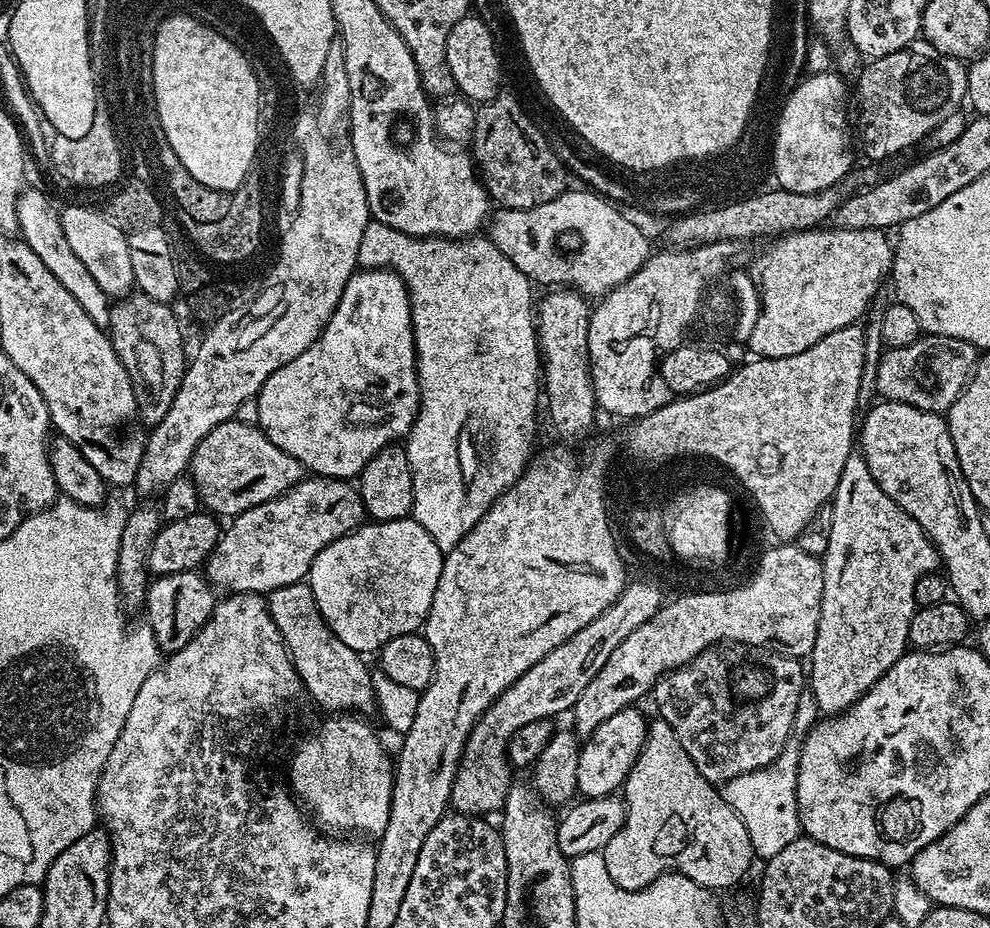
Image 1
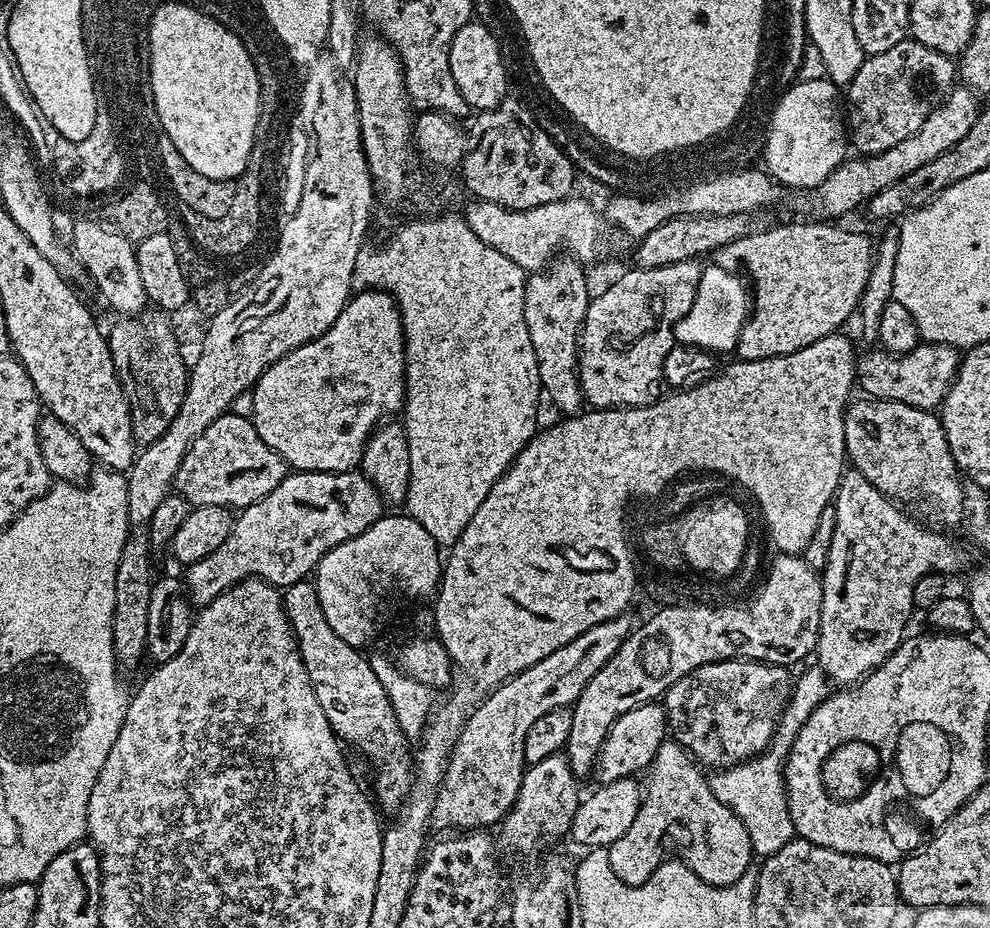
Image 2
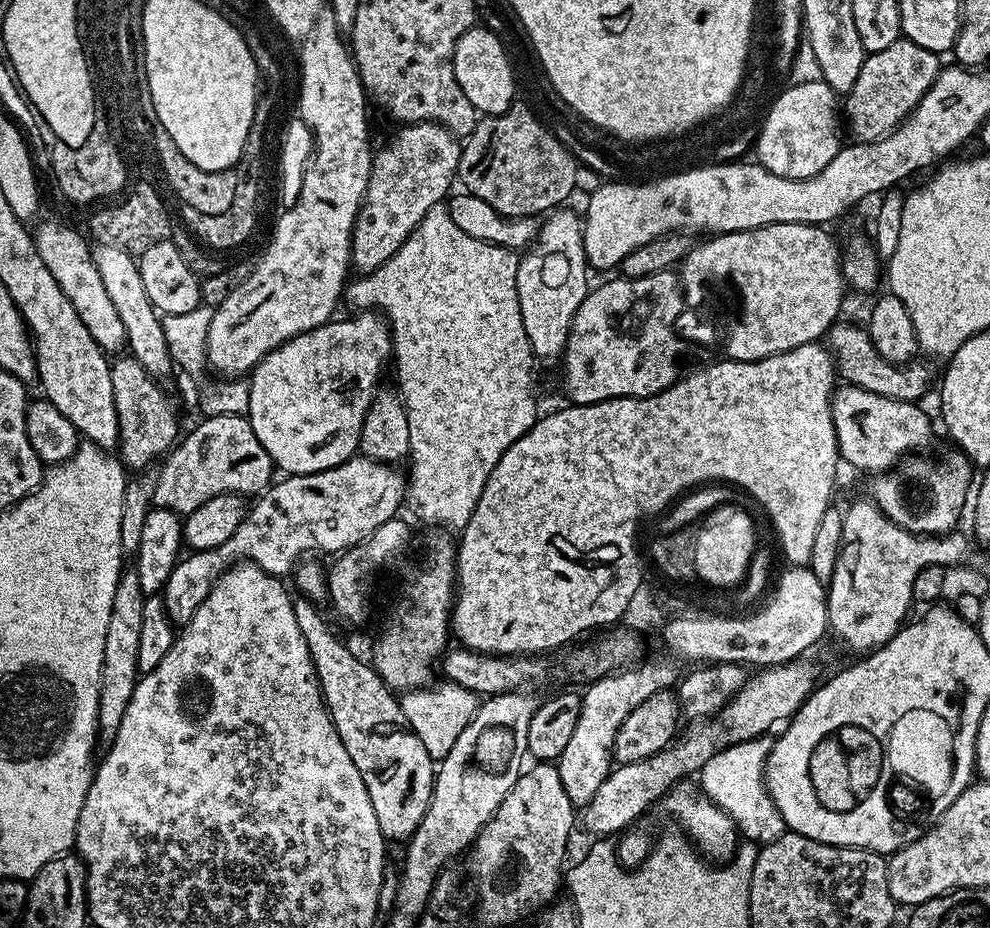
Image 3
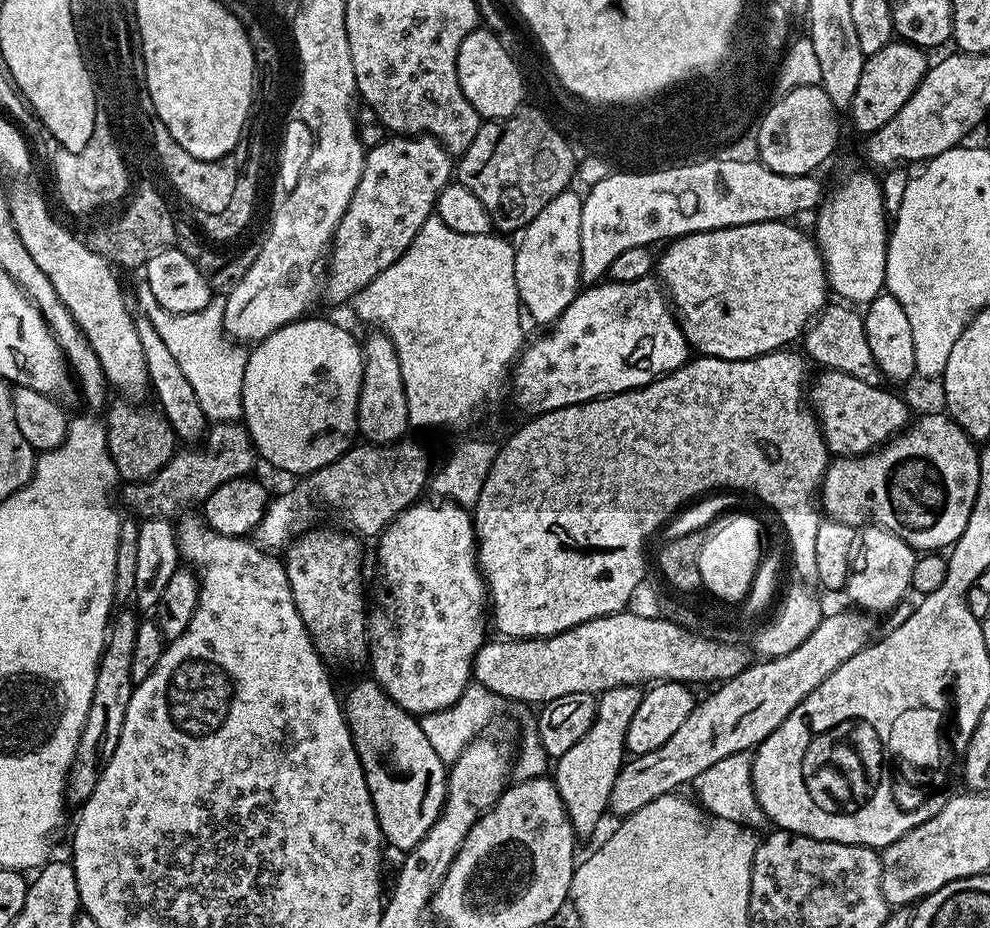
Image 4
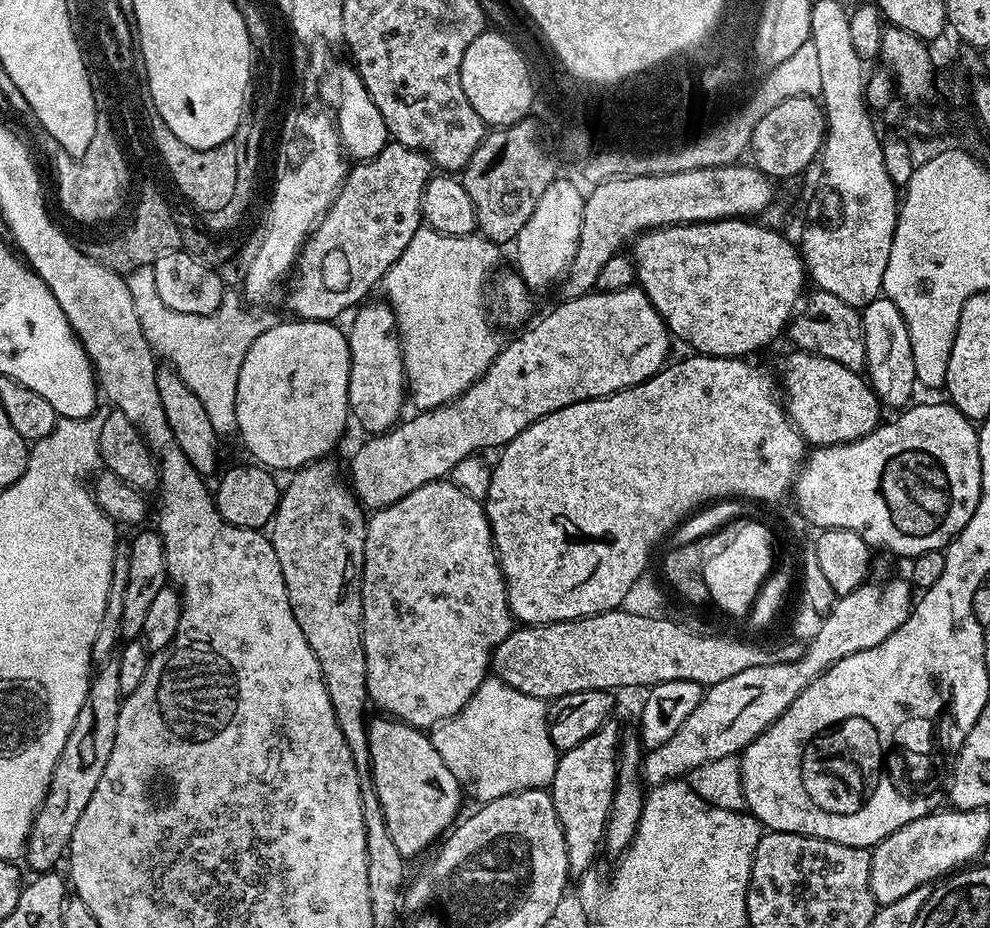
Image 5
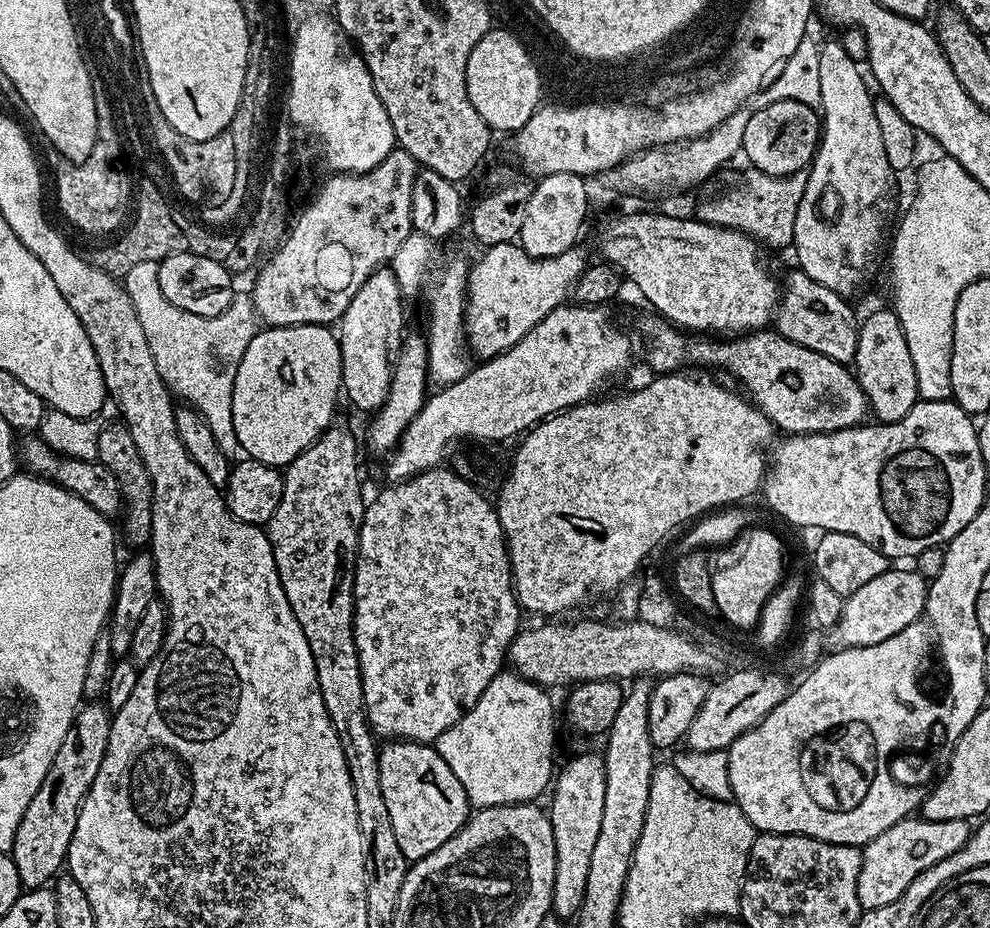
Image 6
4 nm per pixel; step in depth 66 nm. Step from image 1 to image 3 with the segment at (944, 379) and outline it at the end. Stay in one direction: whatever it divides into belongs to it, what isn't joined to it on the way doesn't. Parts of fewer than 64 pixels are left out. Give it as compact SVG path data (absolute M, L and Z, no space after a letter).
M837 322L826 333L826 347L832 354L832 363L836 366L839 379L844 384L870 390L870 394L882 394L882 398L894 398L902 402L920 402L932 384L932 372L924 364L909 362L901 366L886 362L886 358L874 350L867 327Z

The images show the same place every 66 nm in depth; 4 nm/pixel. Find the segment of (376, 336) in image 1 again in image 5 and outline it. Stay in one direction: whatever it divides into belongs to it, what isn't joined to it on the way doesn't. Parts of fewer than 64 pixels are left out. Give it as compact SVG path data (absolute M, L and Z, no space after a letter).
M302 320L281 322L265 330L254 339L238 375L236 432L255 463L269 469L303 468L314 460L323 460L344 436L344 427L350 424L348 387L350 386L350 346L345 329L335 328L327 320Z

